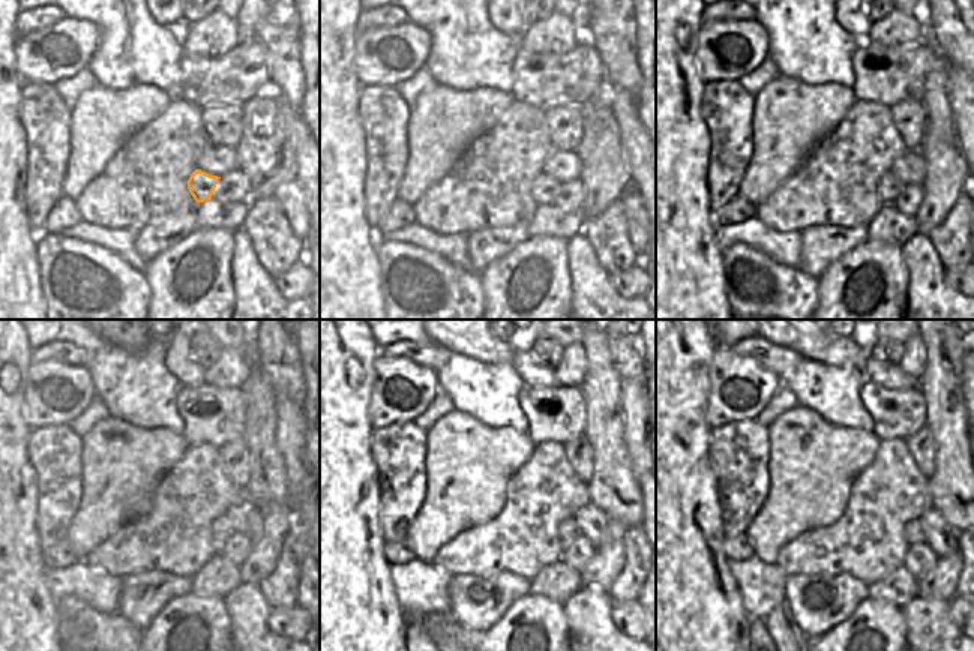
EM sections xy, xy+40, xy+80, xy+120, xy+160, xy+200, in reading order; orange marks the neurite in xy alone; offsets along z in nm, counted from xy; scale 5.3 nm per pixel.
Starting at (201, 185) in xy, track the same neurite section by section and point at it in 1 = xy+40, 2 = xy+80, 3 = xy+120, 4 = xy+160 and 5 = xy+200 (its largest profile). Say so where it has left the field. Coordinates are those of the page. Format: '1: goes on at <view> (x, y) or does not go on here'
1: goes on at xy+40 (544, 188)
2: goes on at xy+80 (889, 188)
3: goes on at xy+120 (222, 528)
4: goes on at xy+160 (568, 531)
5: goes on at xy+200 (913, 533)

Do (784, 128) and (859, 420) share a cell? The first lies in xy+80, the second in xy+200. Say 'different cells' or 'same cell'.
different cells

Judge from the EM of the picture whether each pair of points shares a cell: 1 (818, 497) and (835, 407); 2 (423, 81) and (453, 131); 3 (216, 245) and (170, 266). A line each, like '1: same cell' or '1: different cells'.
1: different cells
2: different cells
3: same cell

